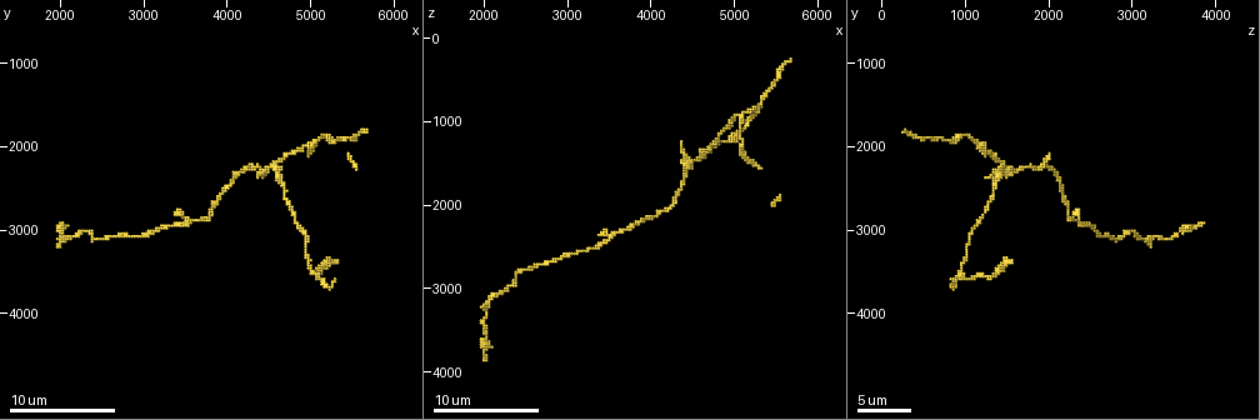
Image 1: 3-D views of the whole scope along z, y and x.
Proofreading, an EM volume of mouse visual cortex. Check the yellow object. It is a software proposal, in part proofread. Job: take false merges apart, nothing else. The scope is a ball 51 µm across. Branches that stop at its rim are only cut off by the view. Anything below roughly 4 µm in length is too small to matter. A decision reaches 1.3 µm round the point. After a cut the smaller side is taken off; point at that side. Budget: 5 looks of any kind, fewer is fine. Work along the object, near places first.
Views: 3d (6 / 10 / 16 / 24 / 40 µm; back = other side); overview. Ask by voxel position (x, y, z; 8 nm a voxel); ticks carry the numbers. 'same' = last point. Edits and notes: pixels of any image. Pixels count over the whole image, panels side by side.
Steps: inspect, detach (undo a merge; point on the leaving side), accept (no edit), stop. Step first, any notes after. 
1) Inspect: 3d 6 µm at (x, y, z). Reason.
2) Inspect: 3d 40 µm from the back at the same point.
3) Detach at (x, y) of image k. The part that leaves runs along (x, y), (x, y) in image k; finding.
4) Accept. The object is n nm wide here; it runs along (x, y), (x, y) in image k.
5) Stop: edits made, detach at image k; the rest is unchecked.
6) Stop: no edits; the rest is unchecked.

Inspect: 3d 10 µm at (5150, 1900, 1050). Thin neck.

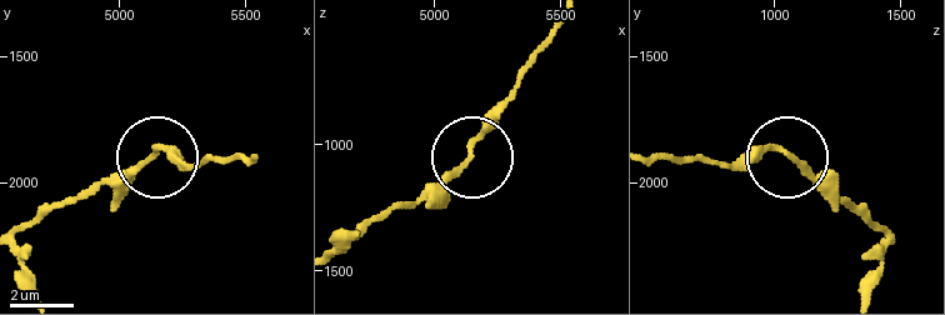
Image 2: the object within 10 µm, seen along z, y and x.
Accept. It runs along (891, 236), (788, 154), (755, 148), (709, 164) in image 2; continuous, no second cell.

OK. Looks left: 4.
Inspect: 3d 16 µm at (4250, 2300, 2000). Thick turns thin.

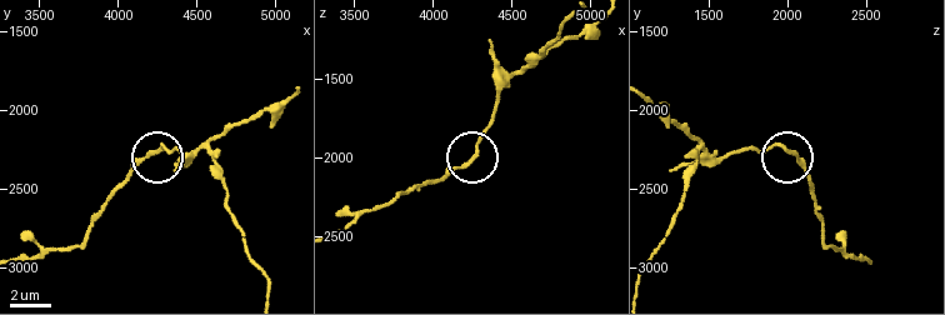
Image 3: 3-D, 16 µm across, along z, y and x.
Accept. It runs along (809, 188), (796, 159), (779, 145), (735, 149) in image 3; continuous, no second cell.

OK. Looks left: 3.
Inspect: 3d 10 µm at (4550, 2200, 1400). Two arms in line, one across.

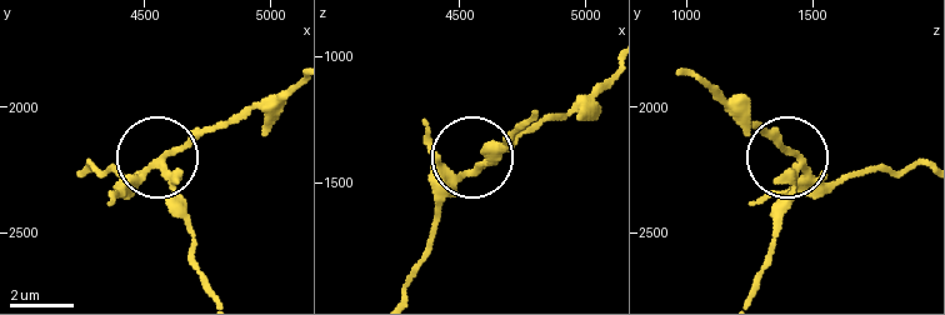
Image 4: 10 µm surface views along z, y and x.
Inspect: 3d 6 µm at (4580, 2230, 1430). Closer look.

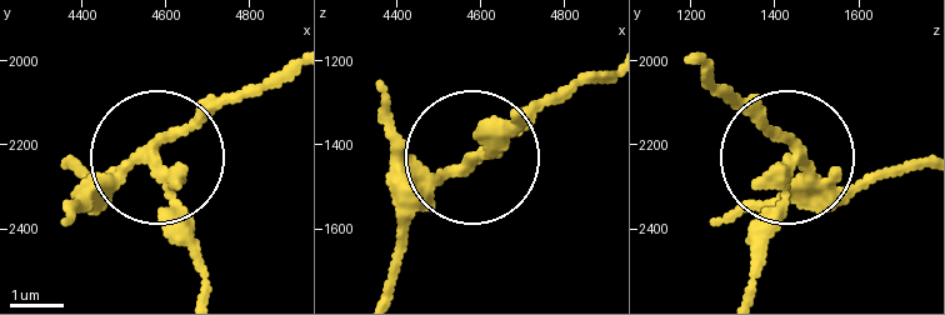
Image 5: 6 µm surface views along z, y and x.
Detach at (198, 263) of image 5. The object is 220 nm wide here; the part that leaves runs along (165, 196), (201, 285) in image 5; a second cell is stuck on.

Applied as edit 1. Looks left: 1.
Stop: edits made, detach at image 5; the rest is unchecked.

